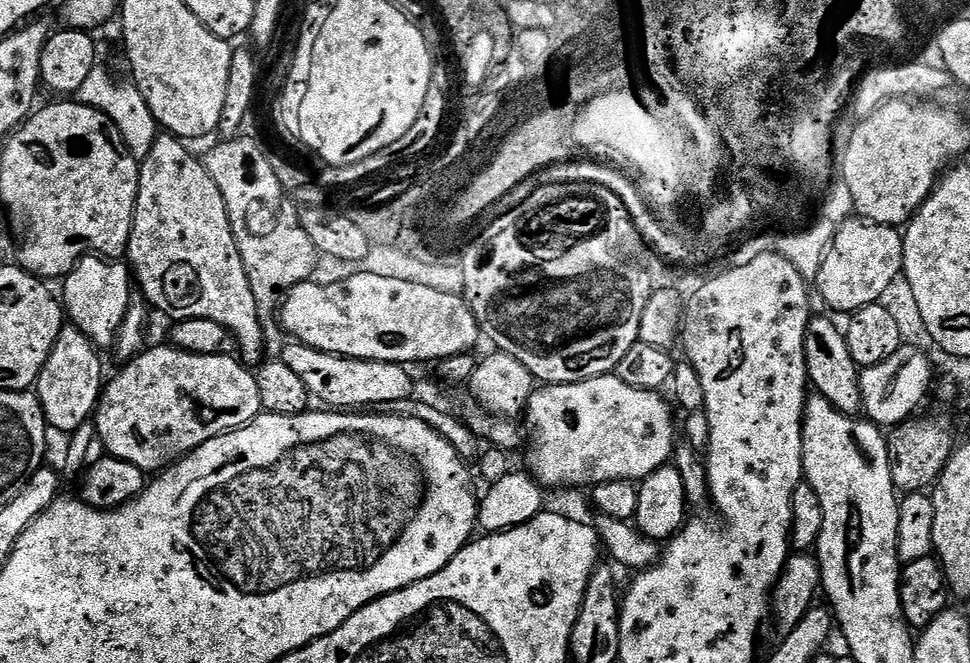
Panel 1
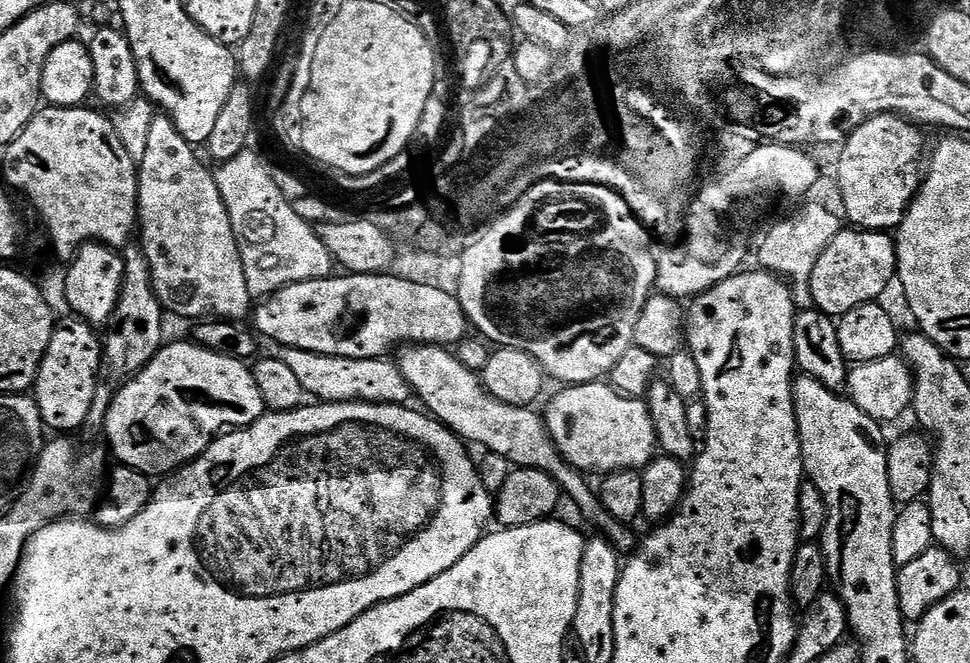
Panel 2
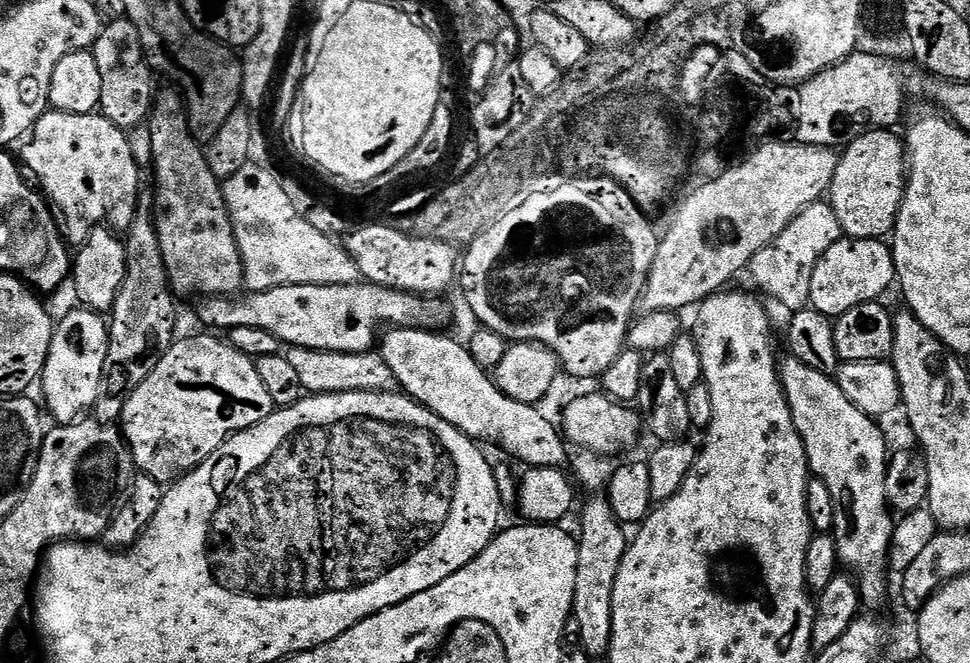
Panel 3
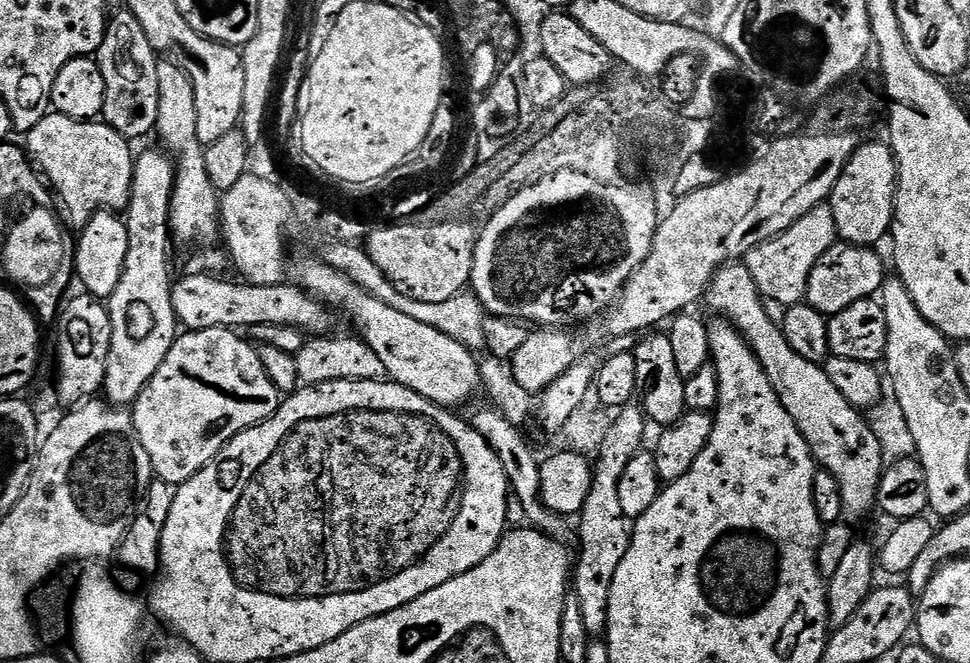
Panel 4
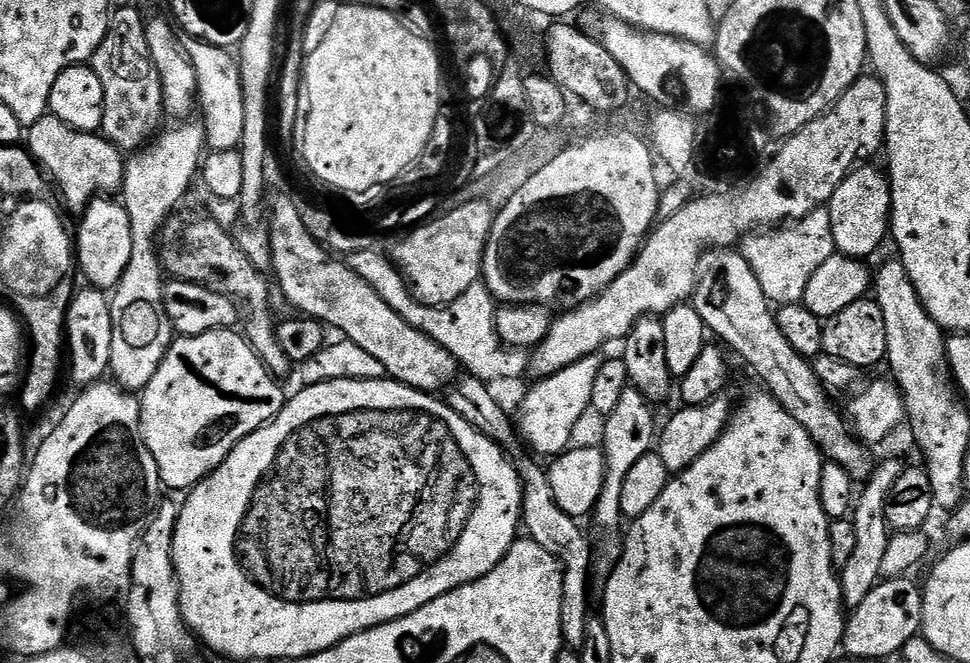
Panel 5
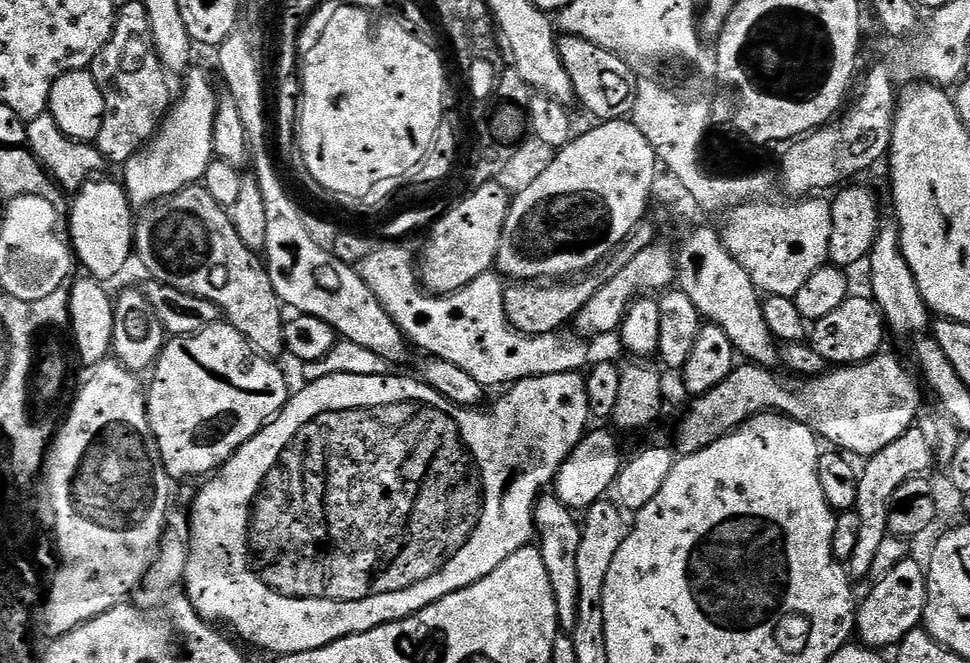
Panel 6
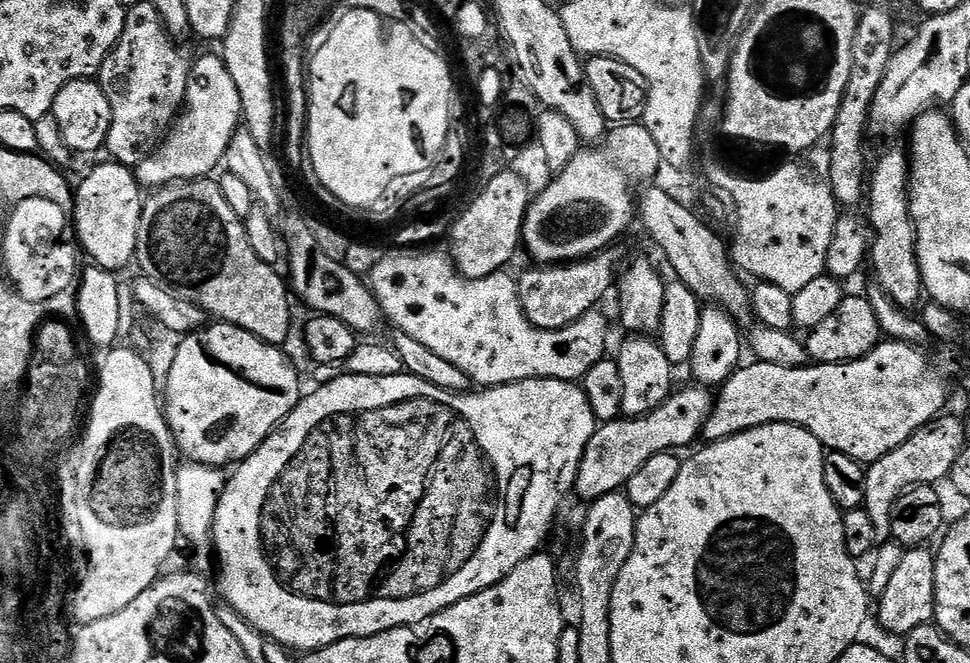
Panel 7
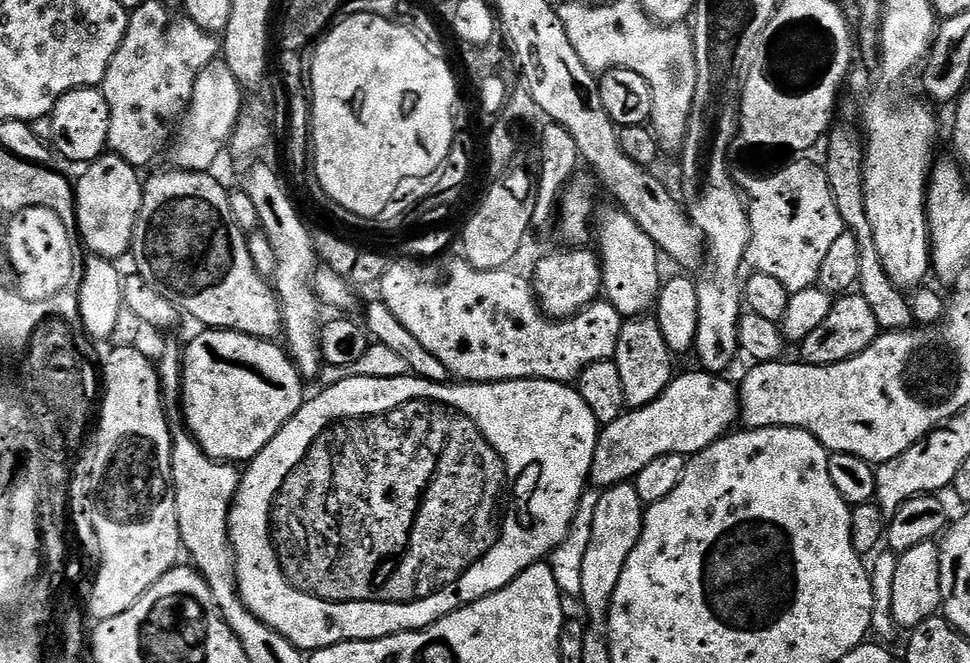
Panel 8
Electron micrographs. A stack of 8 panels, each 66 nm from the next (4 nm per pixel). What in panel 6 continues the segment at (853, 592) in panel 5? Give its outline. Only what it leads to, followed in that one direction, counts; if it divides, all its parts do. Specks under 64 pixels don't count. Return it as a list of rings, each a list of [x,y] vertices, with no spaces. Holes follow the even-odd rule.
[[[913,428],[865,463],[867,466],[861,471],[858,502],[854,509],[862,521],[861,533],[857,549],[854,550],[852,559],[848,562],[849,571],[855,579],[859,580],[859,578],[870,576],[873,573],[872,568],[874,560],[878,556],[879,547],[890,534],[888,531],[889,514],[893,494],[906,481],[927,475],[933,462],[936,462],[935,443],[933,441],[931,443],[919,428]]]

